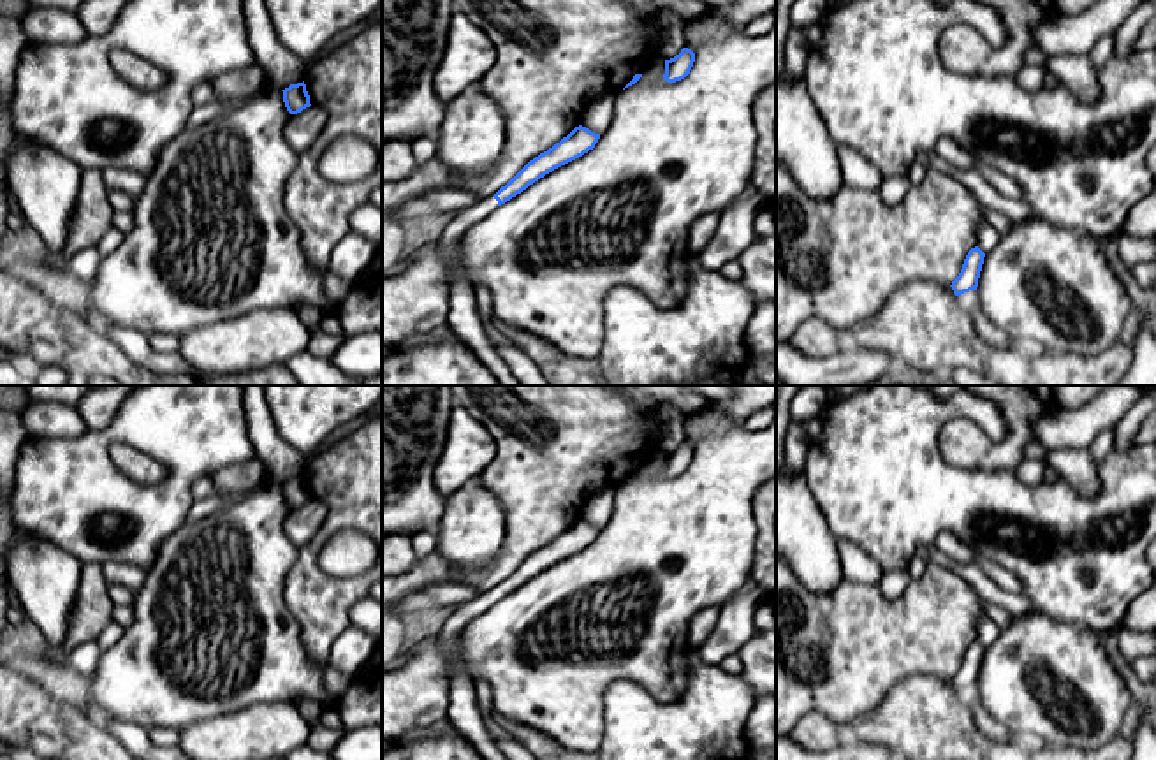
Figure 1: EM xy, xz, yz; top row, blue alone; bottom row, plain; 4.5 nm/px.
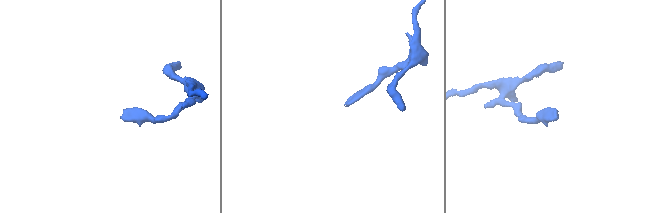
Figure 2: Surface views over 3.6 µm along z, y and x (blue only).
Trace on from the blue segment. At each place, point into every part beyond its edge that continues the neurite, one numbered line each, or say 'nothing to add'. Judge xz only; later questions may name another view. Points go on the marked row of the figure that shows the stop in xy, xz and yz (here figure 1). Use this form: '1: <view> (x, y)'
1: xz (465, 219)

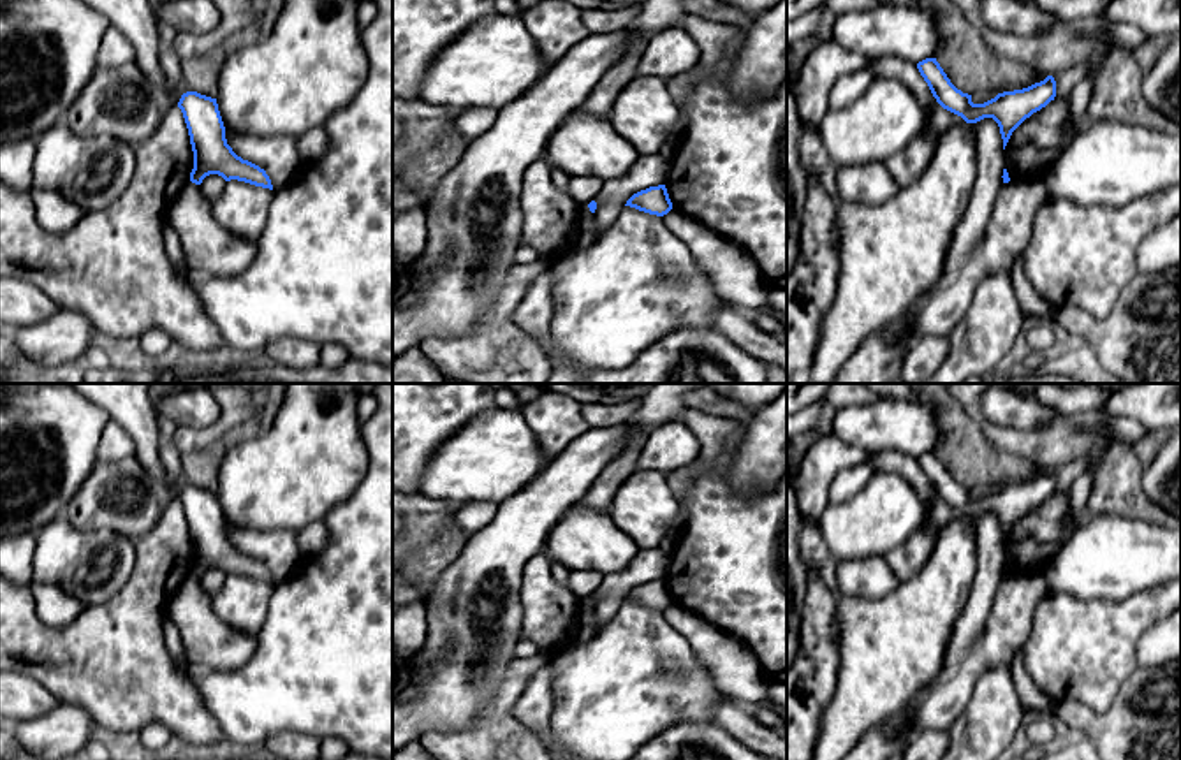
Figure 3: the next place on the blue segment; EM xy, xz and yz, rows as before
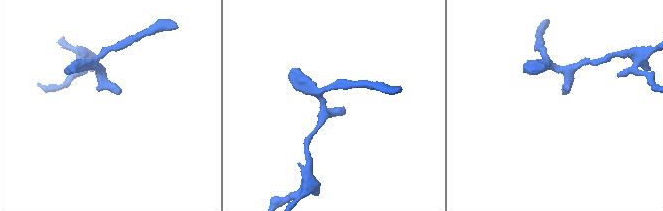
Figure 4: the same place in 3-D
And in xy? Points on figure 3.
nothing to add

